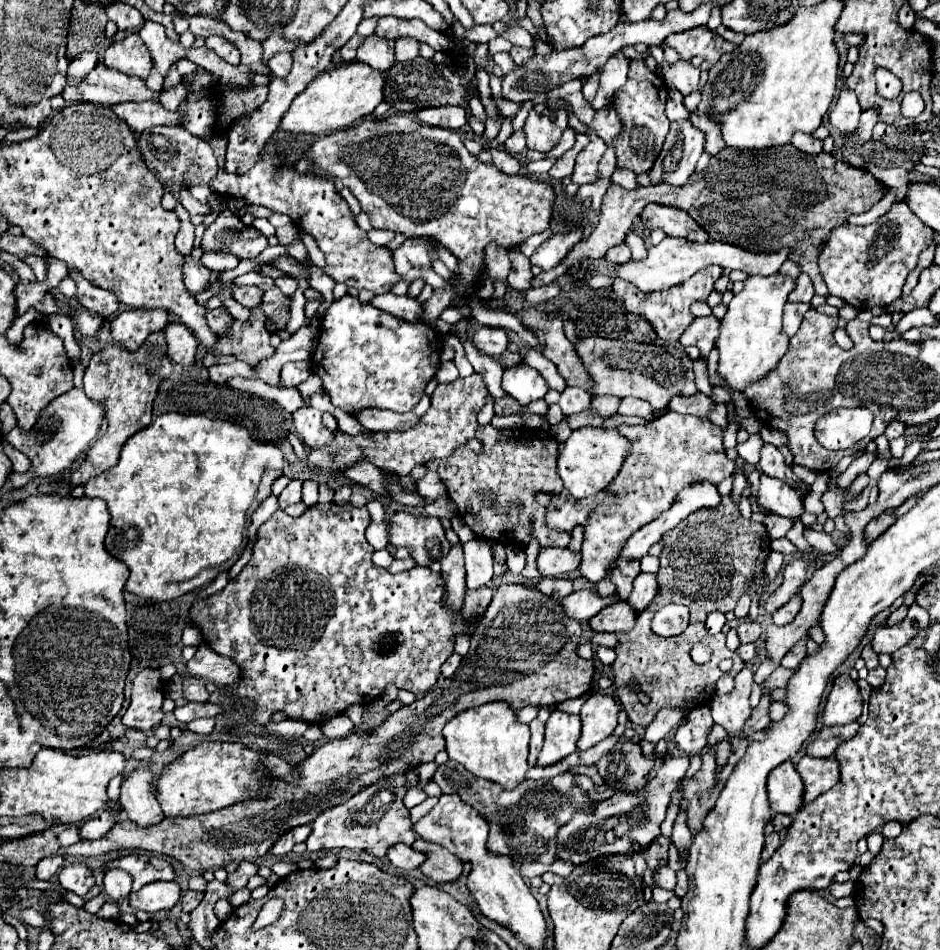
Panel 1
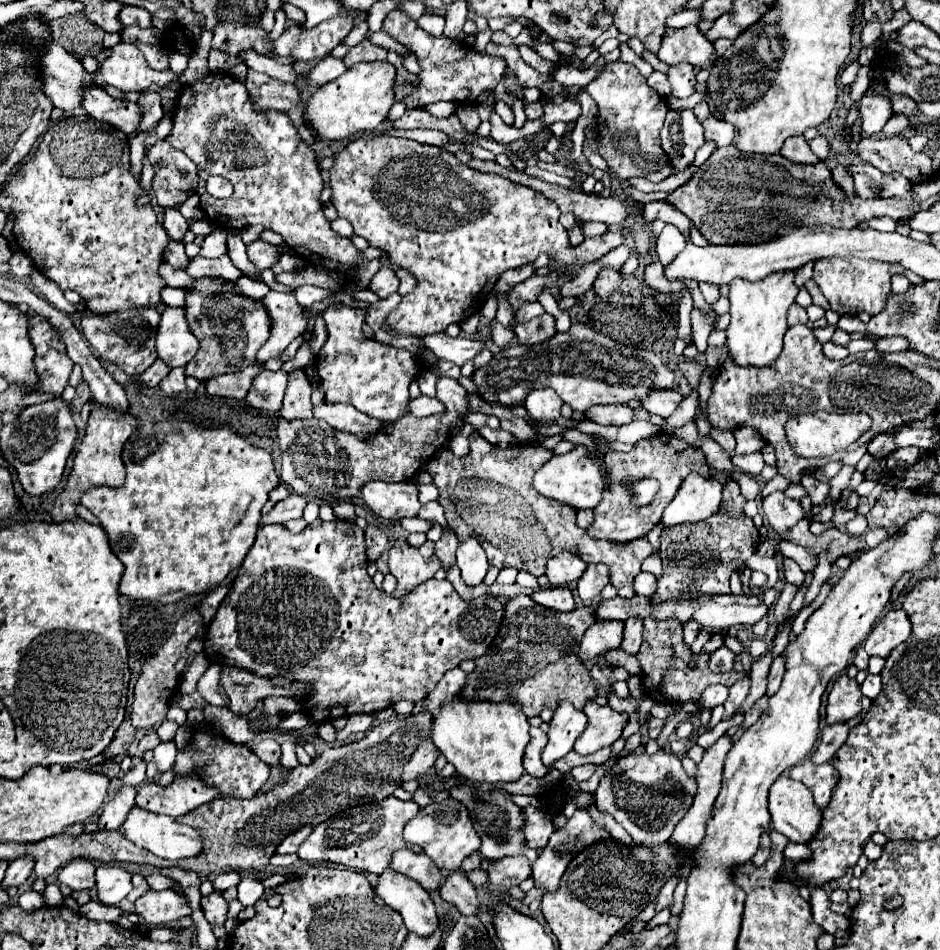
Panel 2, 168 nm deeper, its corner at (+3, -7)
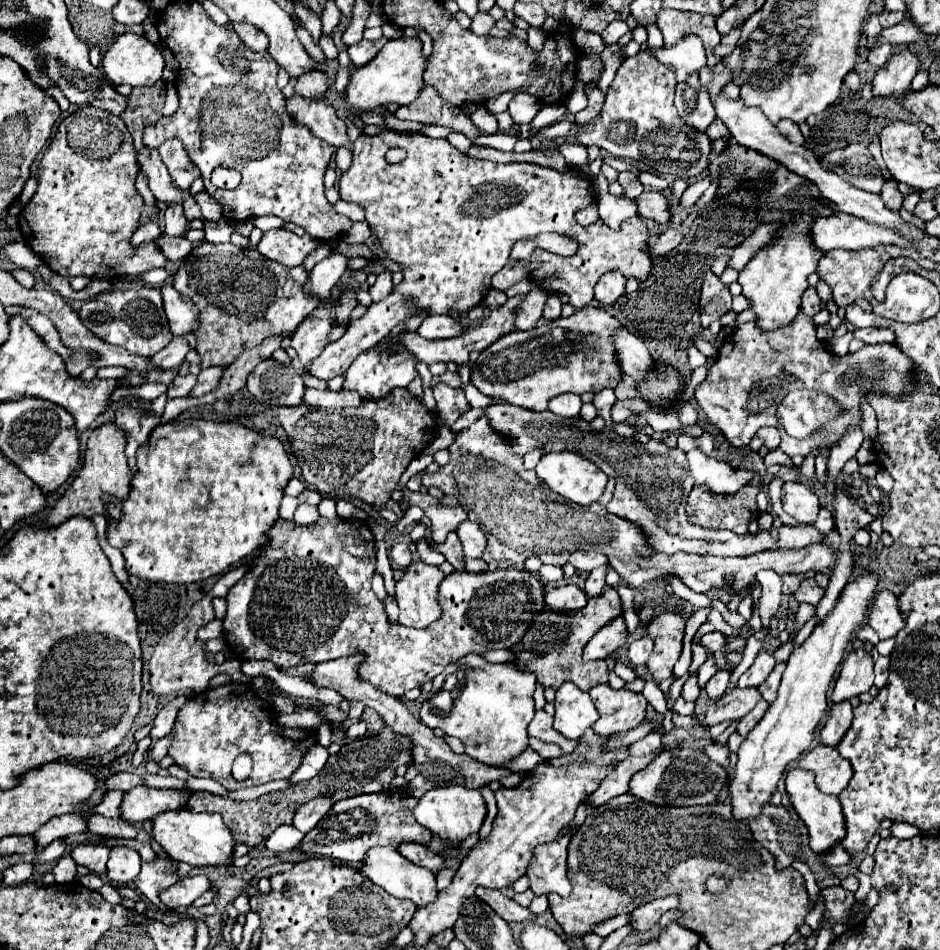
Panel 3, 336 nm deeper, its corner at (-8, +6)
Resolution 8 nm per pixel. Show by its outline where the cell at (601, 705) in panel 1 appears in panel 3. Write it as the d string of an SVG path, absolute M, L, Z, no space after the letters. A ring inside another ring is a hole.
M596 685L590 689L590 697L600 713L600 719L592 725L592 729L602 737L630 731L644 721L648 703L642 693L612 689L610 685Z

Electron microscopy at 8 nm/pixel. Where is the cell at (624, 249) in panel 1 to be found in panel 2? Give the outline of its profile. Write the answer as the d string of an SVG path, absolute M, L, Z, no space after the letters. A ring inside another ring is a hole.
M607 268L607 270L601 270L601 272L599 272L599 276L597 276L595 284L593 284L593 290L597 292L599 298L605 300L605 298L609 298L613 292L617 292L619 286L621 286L621 274L619 274L617 270Z

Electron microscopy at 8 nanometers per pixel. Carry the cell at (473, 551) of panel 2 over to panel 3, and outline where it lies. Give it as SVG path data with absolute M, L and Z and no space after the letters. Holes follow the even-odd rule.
M466 521L464 525L458 527L458 537L462 541L462 547L464 547L464 553L466 557L474 557L474 559L480 559L484 553L486 553L486 535L482 533L480 525L474 523L474 521Z

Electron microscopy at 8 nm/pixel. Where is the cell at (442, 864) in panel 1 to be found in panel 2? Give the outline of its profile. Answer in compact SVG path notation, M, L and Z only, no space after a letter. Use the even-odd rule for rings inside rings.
M451 874L445 884L439 888L439 894L445 902L453 904L461 914L477 914L479 912L479 898L473 884L465 878L465 874Z

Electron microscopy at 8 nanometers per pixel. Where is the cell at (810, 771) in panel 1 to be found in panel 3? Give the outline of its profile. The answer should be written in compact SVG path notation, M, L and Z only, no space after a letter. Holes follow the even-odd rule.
M818 745L810 753L806 753L798 765L802 769L808 769L816 775L816 785L822 793L838 795L842 789L846 789L850 777L852 777L852 765L848 759L844 759L836 747Z

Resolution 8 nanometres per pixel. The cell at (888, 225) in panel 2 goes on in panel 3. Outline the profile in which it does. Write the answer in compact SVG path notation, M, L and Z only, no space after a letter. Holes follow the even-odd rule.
M892 181L882 193L880 193L880 197L882 197L882 201L884 201L884 205L890 209L890 211L900 211L900 207L902 207L902 201L904 201L904 197L900 197L900 191L898 191L898 187L896 187L896 183Z

